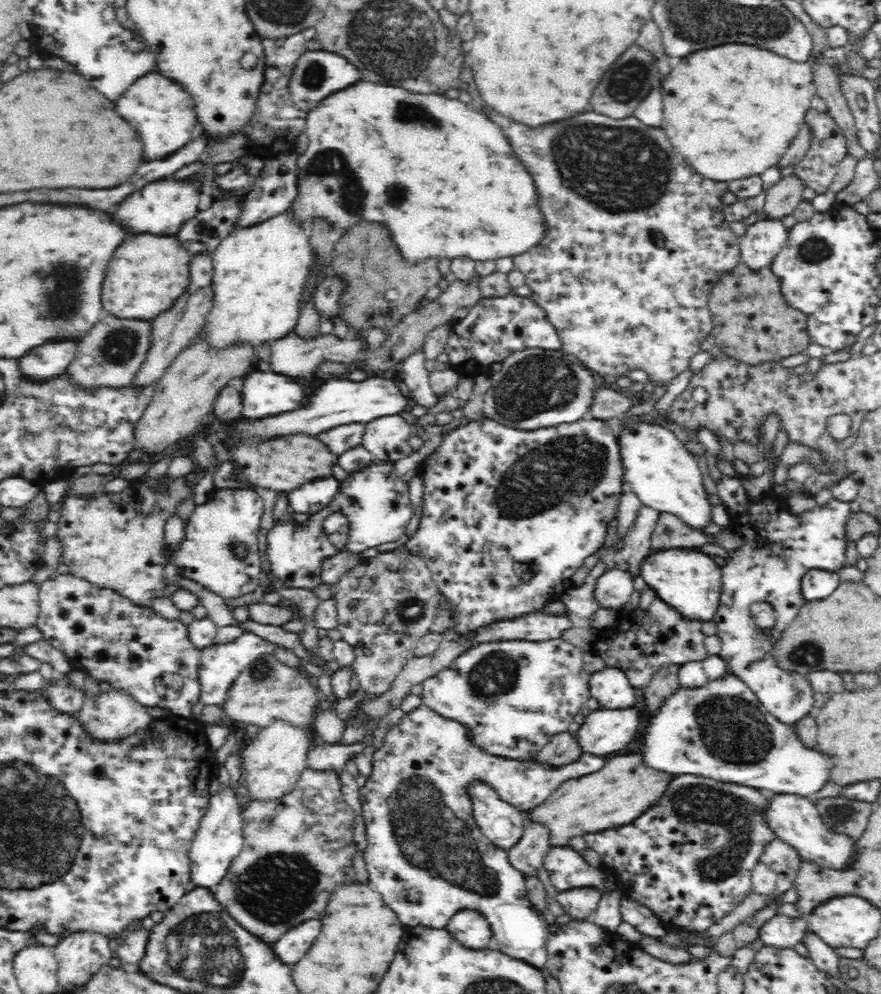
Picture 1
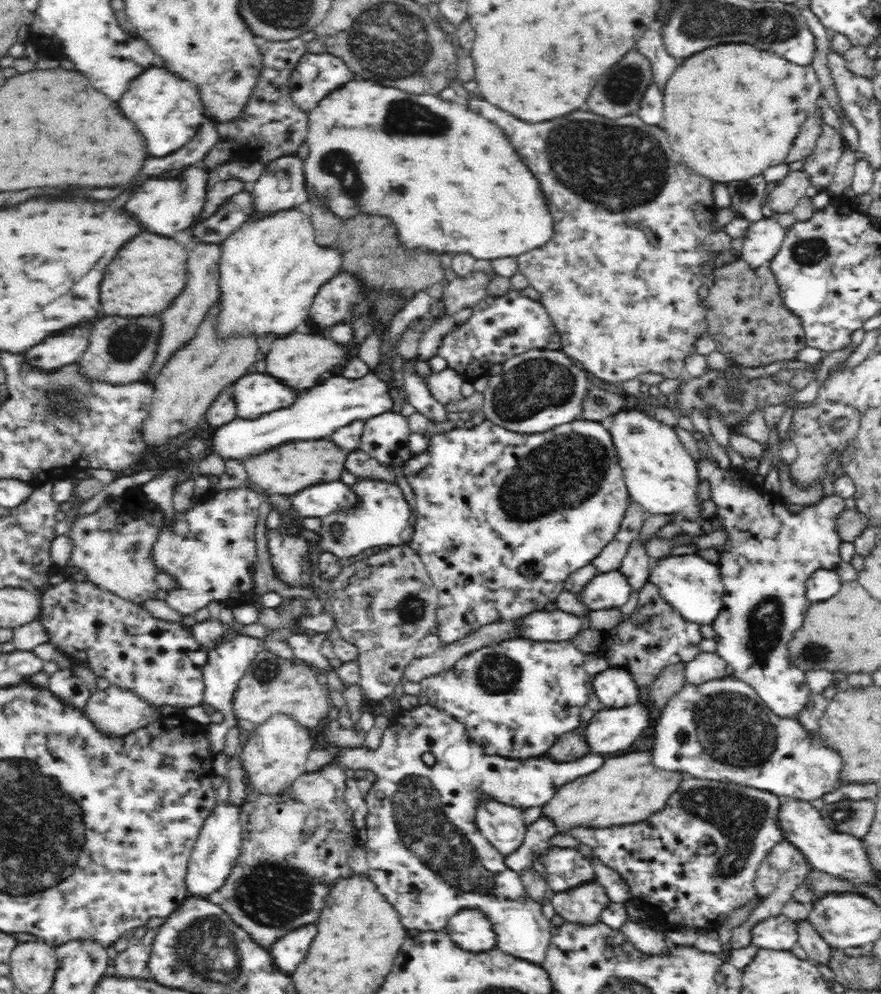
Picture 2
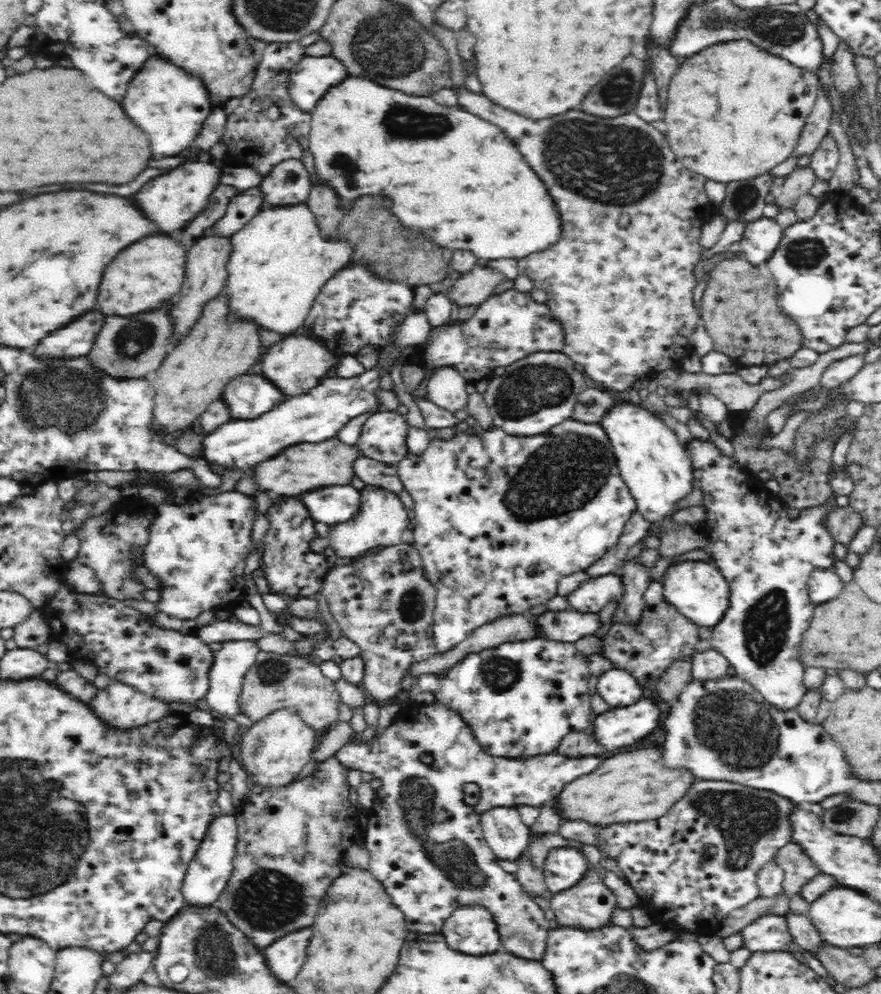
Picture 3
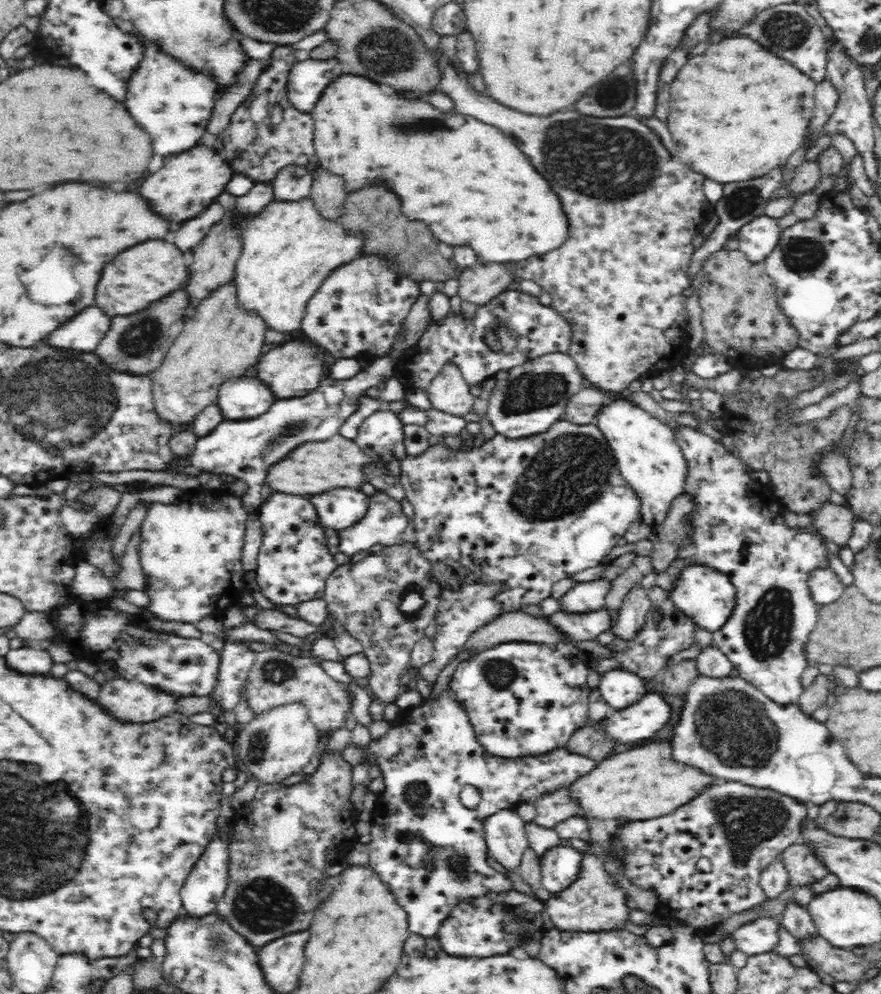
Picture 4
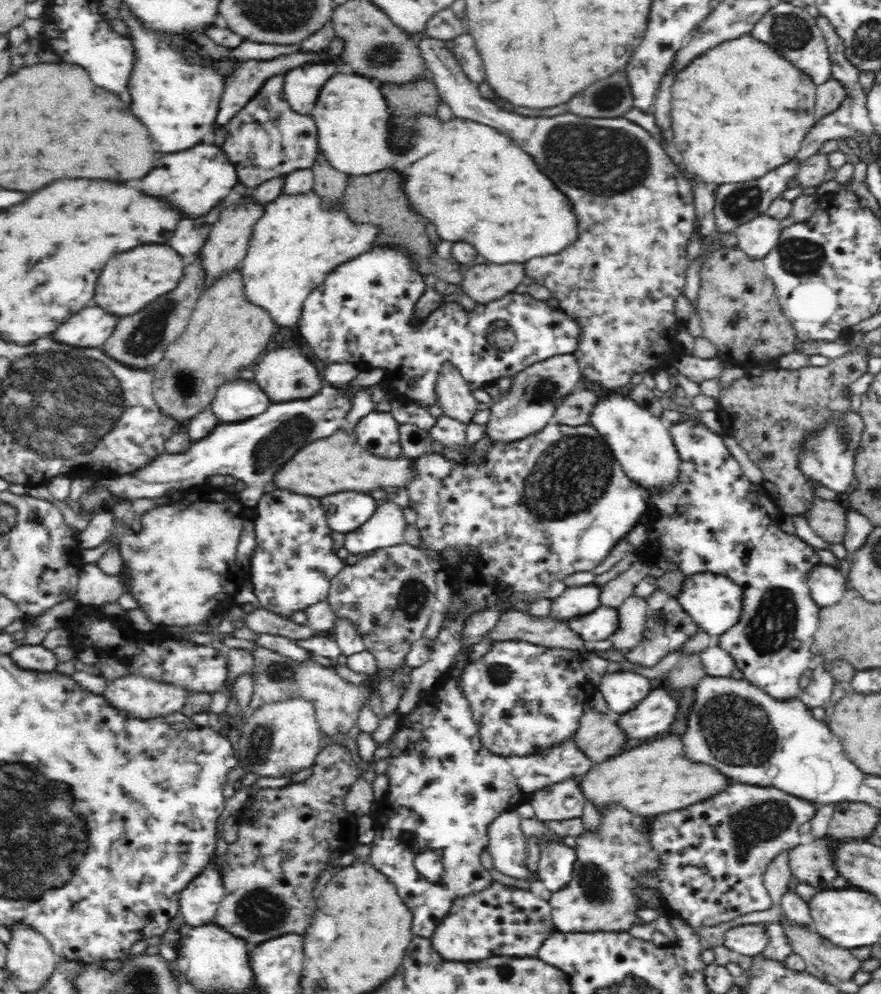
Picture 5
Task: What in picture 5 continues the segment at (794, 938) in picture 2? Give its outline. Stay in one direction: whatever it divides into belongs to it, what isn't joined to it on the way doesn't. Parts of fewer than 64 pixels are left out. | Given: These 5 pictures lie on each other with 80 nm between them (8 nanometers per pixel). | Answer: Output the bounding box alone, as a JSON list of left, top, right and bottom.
[724,924,771,957]

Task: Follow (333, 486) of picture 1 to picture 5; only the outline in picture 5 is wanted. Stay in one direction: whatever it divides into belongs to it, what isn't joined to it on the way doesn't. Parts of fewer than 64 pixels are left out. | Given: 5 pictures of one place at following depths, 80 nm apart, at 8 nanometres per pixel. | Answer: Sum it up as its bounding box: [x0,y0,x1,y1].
[319,490,376,533]

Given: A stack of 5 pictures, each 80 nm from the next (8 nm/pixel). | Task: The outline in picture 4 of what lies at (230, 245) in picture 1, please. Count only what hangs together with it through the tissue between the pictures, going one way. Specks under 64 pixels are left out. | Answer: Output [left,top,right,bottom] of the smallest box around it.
[231,198,363,332]

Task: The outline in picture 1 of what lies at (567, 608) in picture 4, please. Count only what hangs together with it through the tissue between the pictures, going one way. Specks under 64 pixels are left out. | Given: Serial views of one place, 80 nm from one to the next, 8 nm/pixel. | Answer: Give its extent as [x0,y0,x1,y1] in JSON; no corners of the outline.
[596,566,634,610]

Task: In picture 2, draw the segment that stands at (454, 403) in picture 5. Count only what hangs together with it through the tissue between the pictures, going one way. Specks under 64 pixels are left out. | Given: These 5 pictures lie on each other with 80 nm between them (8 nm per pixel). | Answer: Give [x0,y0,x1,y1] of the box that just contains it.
[426,366,464,404]

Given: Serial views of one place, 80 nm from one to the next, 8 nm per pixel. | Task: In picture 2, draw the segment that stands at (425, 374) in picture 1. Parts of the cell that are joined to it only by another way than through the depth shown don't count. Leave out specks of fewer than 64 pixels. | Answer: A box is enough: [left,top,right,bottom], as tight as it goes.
[402,358,448,422]

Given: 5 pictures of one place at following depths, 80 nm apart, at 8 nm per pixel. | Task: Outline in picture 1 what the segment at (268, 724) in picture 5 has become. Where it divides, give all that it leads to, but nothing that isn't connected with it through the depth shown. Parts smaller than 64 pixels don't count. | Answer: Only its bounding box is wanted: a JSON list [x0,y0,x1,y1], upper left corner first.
[239,720,311,802]

